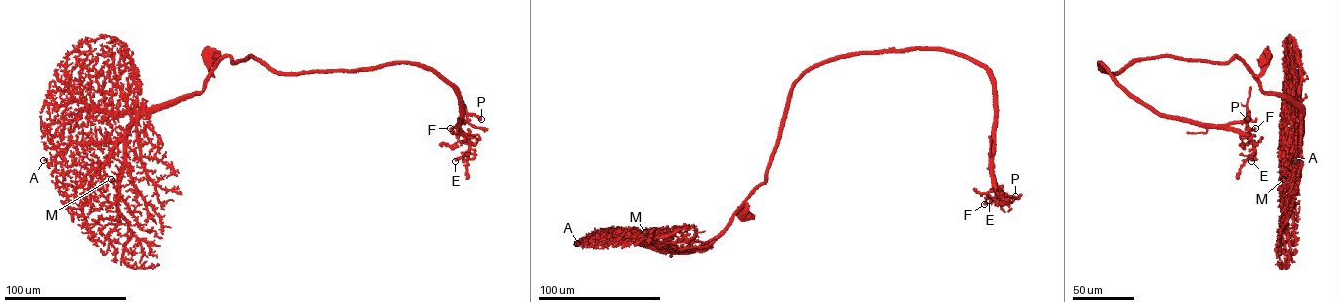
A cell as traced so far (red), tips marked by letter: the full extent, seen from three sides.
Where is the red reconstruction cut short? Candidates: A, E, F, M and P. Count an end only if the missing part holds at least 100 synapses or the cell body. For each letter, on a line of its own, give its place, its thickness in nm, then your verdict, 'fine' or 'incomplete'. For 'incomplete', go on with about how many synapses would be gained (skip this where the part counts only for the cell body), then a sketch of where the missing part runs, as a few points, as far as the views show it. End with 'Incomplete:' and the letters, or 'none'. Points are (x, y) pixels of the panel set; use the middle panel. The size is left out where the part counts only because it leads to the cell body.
A: (577, 243) | 240 nm | fine
E: (989, 200) | 650 nm | incomplete | 250 syn | (989, 200), (962, 207)
F: (984, 204) | 650 nm | fine
M: (645, 232) | 700 nm | fine
P: (1015, 196) | 850 nm | fine
Incomplete: E

